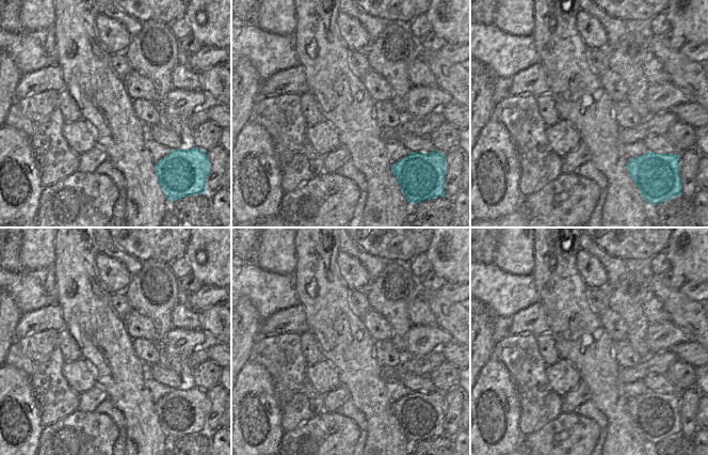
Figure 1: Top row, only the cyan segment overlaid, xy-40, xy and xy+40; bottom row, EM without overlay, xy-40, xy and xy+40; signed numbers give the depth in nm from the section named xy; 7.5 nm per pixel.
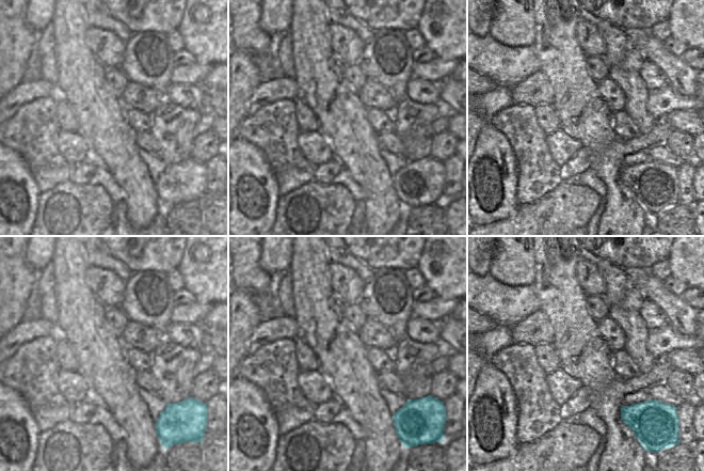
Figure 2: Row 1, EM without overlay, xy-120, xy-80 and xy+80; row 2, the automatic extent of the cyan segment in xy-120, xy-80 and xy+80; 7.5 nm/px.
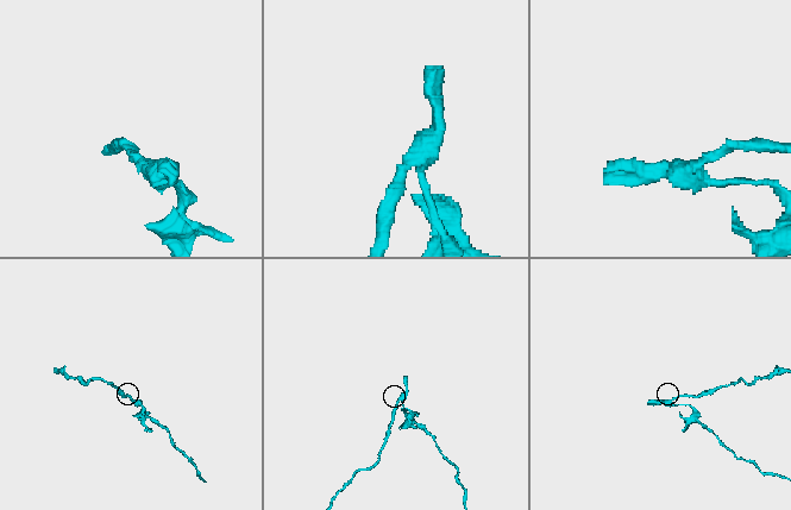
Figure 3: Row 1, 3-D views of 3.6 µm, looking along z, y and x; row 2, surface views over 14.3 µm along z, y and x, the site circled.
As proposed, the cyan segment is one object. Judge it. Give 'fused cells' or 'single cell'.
fused cells

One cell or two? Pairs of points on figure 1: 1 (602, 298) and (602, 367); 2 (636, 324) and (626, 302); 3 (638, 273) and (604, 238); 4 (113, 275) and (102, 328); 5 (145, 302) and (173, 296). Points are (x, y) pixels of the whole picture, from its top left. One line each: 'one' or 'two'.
1: two
2: one
3: two
4: two
5: one

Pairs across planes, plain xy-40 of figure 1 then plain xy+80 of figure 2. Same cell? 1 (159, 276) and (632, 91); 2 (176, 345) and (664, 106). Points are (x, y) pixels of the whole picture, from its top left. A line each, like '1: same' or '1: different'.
1: same
2: same

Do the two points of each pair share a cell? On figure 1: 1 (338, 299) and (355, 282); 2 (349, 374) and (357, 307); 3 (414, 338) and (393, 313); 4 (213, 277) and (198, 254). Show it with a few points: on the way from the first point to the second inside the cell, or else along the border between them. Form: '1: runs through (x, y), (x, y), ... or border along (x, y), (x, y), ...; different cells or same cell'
1: border along (337, 266), (341, 279), (351, 289); different cells
2: border along (350, 291), (350, 306), (360, 318); different cells
3: border along (411, 325), (406, 334), (406, 348), (403, 354); different cells
4: runs through (207, 270), (197, 263), (198, 261); same cell

